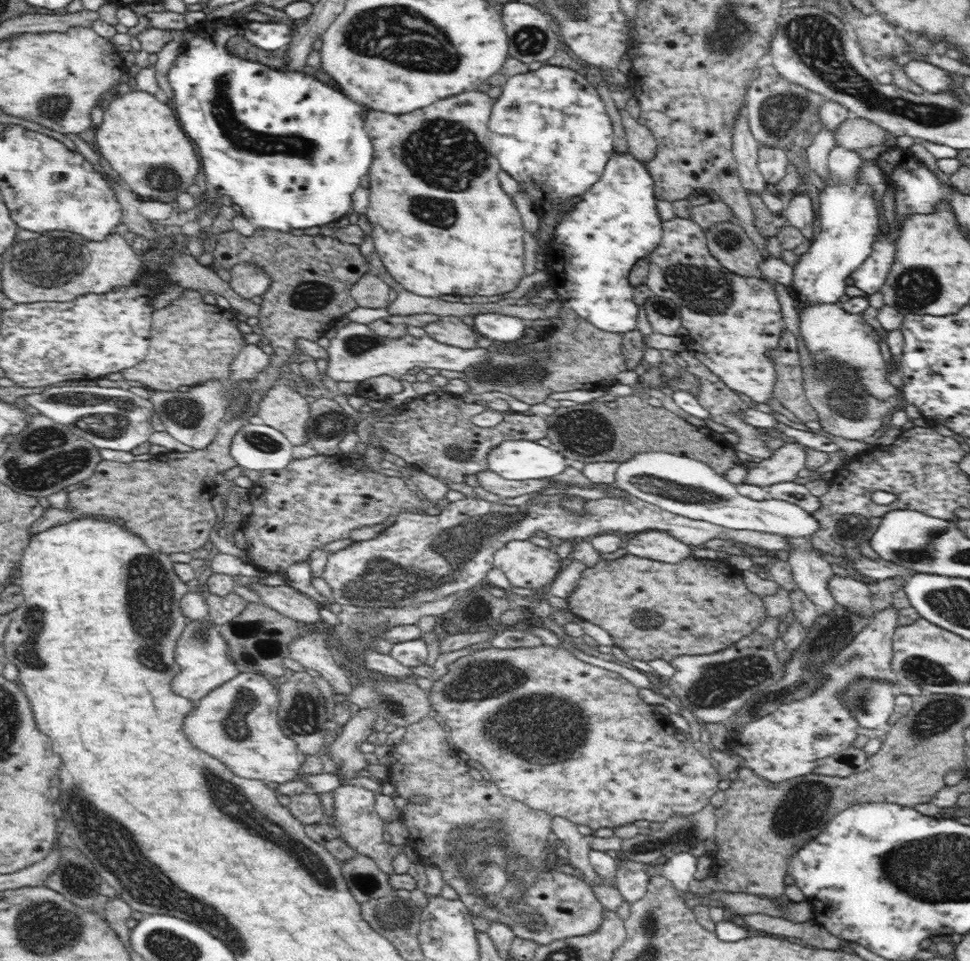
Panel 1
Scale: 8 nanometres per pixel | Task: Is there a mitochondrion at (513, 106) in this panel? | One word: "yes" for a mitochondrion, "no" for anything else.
yes

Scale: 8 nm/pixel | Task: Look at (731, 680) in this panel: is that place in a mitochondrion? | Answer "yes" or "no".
yes

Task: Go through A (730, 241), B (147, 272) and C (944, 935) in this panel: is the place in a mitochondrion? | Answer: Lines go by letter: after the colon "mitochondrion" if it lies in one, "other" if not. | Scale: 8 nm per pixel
A: mitochondrion
B: other
C: other

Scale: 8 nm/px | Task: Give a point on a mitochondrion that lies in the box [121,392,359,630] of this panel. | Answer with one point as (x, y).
(187, 412)

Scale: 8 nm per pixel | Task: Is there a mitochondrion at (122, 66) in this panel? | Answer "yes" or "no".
no

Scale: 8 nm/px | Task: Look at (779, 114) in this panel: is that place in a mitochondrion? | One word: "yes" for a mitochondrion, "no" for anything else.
yes

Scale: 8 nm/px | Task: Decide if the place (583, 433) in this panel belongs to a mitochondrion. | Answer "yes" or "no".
yes

